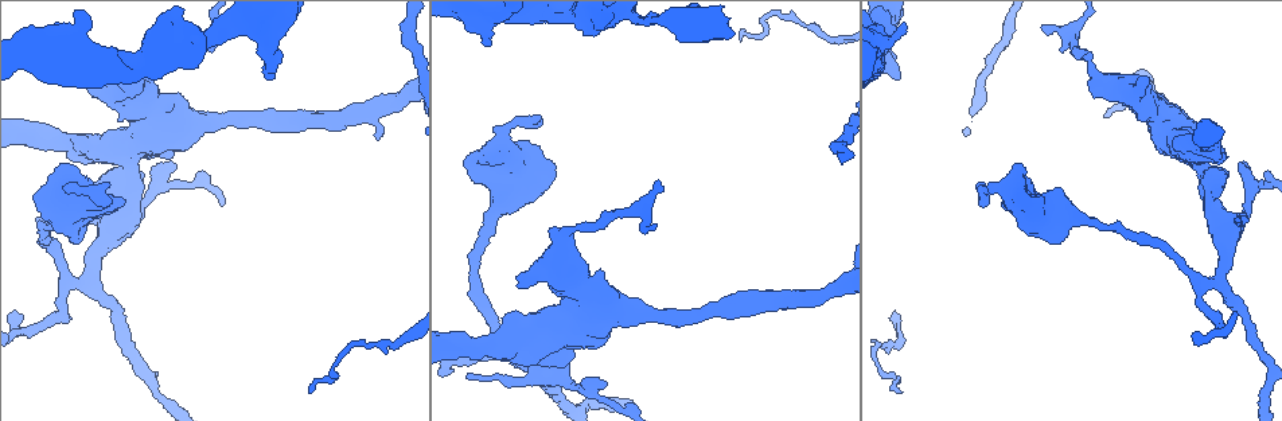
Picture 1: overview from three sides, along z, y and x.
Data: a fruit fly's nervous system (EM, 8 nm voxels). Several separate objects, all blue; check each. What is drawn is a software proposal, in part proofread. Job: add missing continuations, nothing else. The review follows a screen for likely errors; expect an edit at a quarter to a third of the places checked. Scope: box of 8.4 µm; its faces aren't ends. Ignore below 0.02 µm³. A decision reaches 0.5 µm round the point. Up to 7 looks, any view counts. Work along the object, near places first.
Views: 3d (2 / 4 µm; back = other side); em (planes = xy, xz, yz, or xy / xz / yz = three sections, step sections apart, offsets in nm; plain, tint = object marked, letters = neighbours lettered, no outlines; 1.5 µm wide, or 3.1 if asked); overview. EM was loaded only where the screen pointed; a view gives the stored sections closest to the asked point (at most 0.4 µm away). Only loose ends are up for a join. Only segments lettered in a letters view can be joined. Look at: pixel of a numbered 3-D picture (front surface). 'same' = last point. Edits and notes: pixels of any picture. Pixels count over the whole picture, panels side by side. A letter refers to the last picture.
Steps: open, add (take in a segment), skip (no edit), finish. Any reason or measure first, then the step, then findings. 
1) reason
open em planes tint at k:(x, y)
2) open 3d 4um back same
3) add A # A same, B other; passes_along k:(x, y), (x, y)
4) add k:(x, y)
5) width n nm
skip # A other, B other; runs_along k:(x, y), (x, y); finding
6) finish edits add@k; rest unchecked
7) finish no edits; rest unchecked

branch stops here
open em planes letters at 1:(1242, 168)

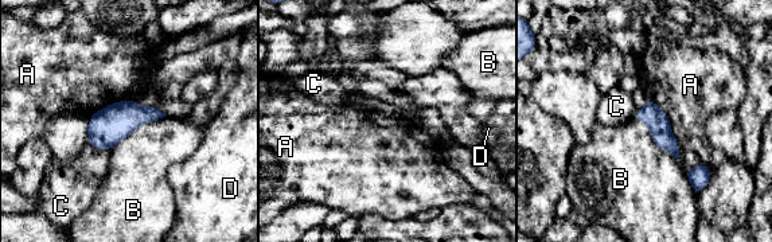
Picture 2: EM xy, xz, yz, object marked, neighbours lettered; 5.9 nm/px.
skip # A other, B other, C other, D other; border 2:(634, 116), (677, 162); no lettered segment goes on from it

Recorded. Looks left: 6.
free end
open em planes letters at 1:(661, 182)

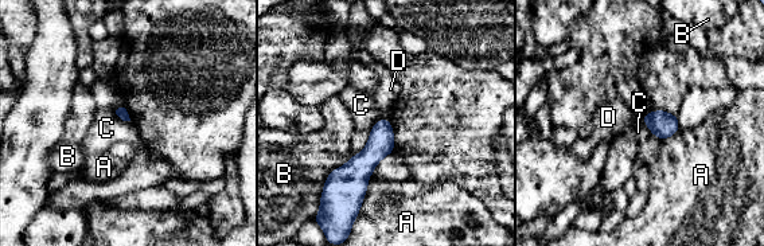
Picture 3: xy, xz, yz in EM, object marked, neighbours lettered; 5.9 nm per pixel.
longest_contact C 360 nm
skip # A other, B other, C other, D other; border 3:(388, 117), (347, 161); no lettered segment goes on from it

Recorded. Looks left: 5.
an open end
open em planes letters at 1:(898, 79)

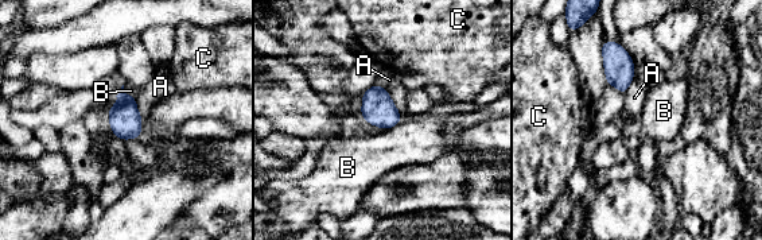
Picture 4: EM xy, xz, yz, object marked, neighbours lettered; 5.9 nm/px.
longest_contact A 240 nm
skip # A other, B other, C other; none of them fits

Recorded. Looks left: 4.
finish no edits; rest unchecked

